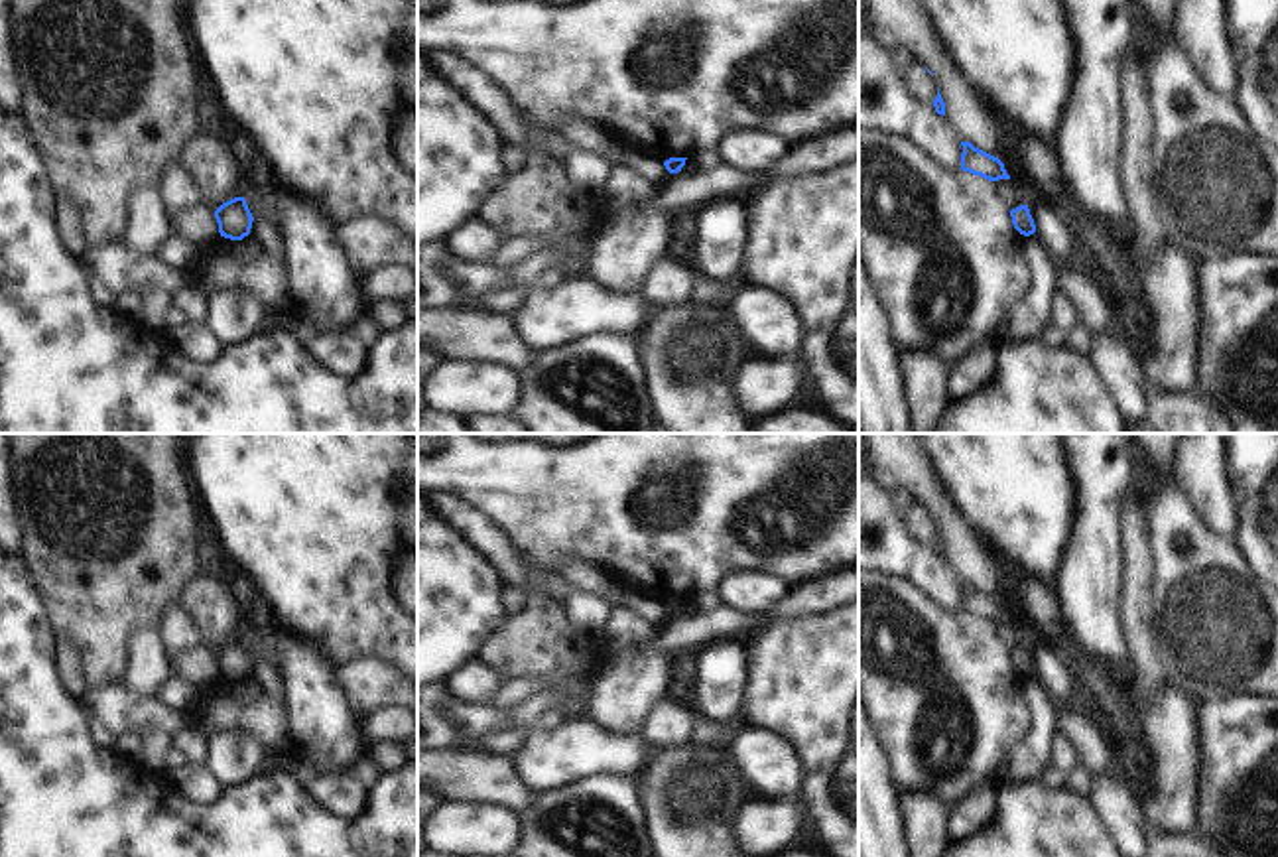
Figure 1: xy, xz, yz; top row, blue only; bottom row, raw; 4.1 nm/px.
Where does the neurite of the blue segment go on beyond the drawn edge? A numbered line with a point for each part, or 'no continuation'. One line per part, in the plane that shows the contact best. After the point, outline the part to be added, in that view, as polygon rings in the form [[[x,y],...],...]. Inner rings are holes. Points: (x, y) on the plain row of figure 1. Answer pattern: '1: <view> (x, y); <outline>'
no continuation

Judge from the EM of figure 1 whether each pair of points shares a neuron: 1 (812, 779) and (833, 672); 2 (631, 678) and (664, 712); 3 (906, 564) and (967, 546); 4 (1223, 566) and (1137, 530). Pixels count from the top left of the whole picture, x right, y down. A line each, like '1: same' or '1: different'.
1: same
2: different
3: different
4: different

